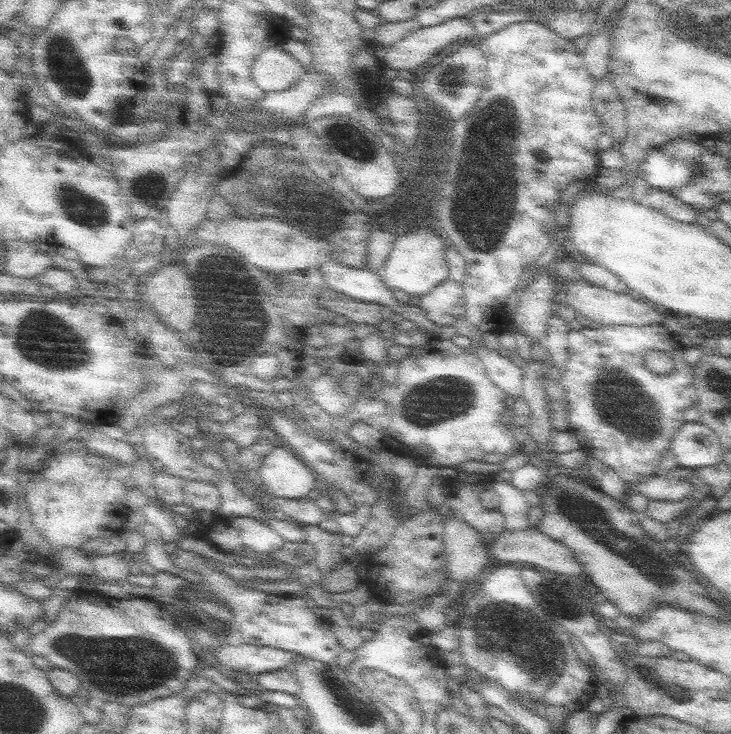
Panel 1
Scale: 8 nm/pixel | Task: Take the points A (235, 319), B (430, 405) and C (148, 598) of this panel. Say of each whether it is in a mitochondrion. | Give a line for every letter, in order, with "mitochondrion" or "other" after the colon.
A: mitochondrion
B: mitochondrion
C: other

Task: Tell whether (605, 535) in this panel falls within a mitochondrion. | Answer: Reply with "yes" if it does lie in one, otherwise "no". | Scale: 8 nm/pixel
yes

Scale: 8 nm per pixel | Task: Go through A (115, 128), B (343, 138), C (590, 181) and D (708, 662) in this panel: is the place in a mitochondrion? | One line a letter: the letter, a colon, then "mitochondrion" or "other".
A: other
B: mitochondrion
C: other
D: other

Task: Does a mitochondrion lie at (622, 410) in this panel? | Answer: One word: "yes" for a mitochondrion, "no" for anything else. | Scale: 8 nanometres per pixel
yes

